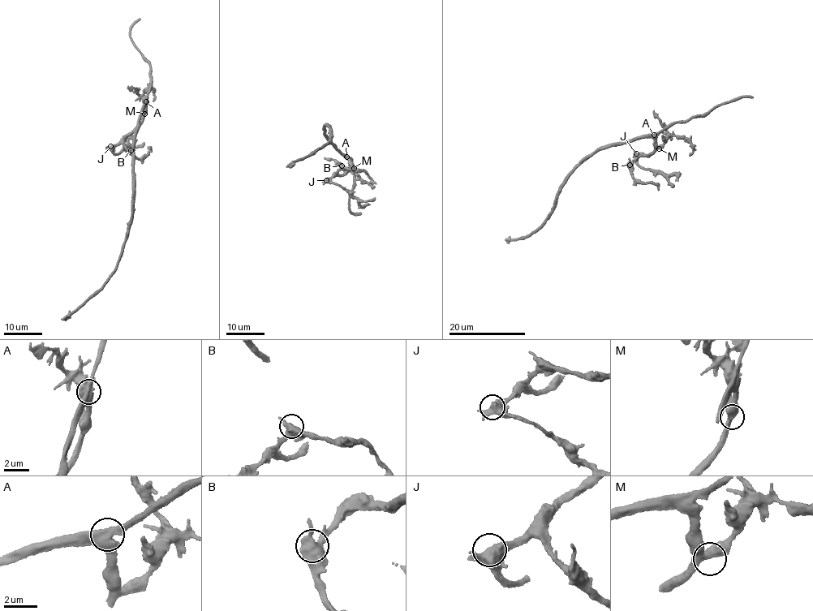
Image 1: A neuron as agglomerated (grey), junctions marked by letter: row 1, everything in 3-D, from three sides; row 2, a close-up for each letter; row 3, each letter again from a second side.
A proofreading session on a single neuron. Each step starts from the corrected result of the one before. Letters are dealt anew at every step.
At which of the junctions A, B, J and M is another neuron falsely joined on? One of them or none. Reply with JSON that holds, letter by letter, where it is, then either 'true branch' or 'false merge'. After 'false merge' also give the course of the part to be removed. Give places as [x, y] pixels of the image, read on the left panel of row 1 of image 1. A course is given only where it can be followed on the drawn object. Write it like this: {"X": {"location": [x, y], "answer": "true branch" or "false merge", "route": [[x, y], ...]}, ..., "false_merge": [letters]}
{"A": {"location": [146, 101], "answer": "true branch"}, "B": {"location": [131, 150], "answer": "true branch"}, "J": {"location": [110, 146], "answer": "true branch"}, "M": {"location": [144, 114], "answer": "true branch"}, "false_merge": []}

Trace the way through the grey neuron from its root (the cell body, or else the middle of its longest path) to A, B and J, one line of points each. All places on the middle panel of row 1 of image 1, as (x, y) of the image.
A: (325, 131), (324, 133), (330, 144), (346, 157)
B: (325, 131), (324, 133), (330, 144), (351, 162), (350, 168), (341, 174), (336, 172), (341, 165)
J: (325, 131), (324, 133), (330, 144), (348, 158), (351, 166), (342, 174), (333, 175), (326, 180)

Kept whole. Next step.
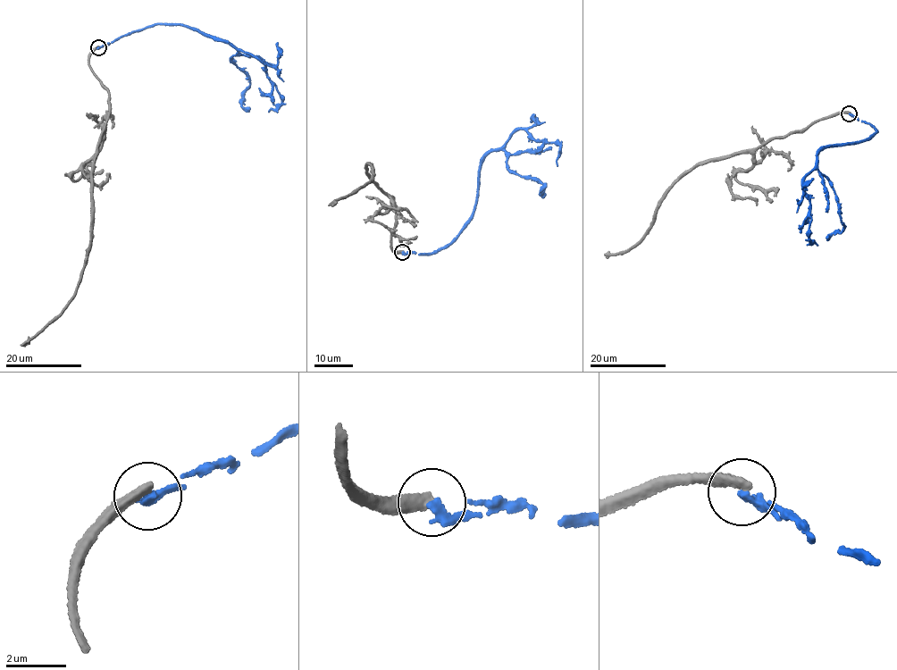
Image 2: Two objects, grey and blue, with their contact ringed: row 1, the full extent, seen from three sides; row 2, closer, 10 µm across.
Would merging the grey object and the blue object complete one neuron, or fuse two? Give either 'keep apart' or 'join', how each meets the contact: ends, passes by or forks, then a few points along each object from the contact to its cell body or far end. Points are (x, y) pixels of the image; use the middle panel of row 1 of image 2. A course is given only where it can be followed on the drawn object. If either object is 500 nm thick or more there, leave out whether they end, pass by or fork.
keep apart; grey ends; blue ends; course grey (402, 253), (391, 247), (394, 198), (372, 179), (368, 164), (374, 172), (373, 180), (329, 205); course blue (402, 252), (429, 254), (456, 239), (474, 206), (482, 162), (511, 133), (524, 129), (558, 144), (557, 165)

